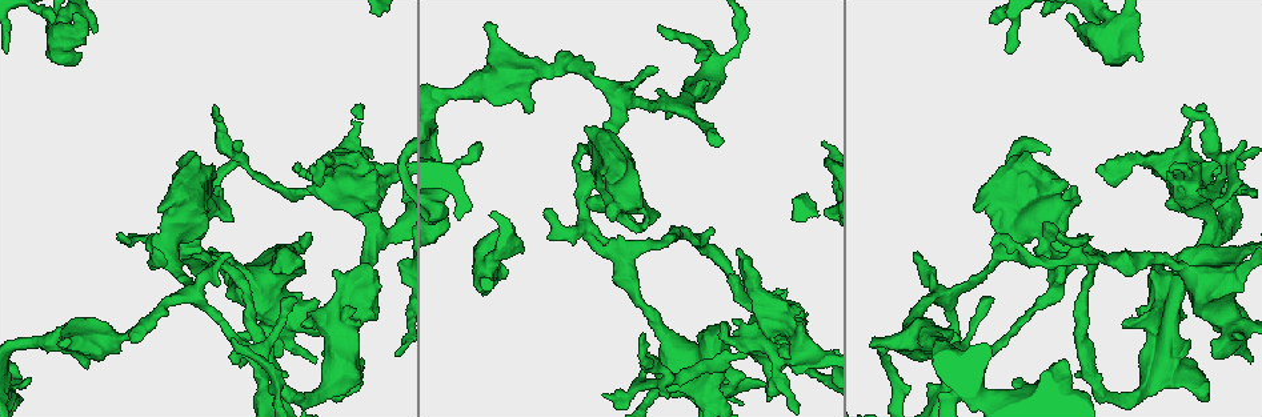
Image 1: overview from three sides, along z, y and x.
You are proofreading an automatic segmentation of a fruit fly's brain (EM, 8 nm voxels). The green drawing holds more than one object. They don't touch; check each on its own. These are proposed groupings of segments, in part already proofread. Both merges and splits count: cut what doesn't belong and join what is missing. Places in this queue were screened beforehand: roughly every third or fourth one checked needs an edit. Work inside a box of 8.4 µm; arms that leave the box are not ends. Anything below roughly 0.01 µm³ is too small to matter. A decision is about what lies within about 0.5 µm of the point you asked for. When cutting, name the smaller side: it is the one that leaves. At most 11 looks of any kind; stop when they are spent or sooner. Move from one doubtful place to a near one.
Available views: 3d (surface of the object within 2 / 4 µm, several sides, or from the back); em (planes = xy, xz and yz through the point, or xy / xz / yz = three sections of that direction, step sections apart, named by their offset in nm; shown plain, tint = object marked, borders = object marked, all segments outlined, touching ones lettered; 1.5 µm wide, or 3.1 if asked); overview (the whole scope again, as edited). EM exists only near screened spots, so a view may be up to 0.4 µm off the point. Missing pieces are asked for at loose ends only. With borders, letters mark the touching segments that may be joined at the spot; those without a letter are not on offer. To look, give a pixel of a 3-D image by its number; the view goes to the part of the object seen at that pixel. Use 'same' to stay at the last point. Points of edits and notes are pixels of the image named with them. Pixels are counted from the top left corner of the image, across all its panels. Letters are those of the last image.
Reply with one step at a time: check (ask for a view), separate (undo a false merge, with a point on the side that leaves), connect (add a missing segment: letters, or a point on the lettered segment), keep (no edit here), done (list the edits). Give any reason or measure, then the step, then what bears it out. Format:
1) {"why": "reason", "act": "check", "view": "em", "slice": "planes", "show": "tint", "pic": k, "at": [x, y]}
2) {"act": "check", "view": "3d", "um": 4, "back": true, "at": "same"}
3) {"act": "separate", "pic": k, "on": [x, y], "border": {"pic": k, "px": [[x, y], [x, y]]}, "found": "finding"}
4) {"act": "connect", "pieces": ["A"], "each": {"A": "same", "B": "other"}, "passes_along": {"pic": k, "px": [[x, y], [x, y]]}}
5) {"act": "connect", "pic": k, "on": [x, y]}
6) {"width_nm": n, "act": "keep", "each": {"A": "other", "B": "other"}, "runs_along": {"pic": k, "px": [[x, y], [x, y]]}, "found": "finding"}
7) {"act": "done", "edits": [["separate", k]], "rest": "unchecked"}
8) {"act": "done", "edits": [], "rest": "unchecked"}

{"why": "abrupt turn", "act": "check", "view": "em", "slice": "xz", "step": 8, "show": "tint", "pic": 1, "at": [374, 232]}

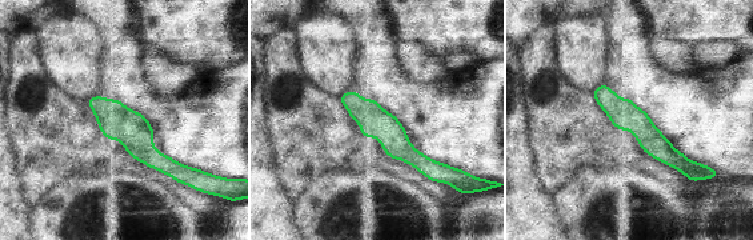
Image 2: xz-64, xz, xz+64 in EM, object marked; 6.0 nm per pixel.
{"why": "another direction", "act": "check", "view": "em", "slice": "planes", "show": "tint", "at": "same"}

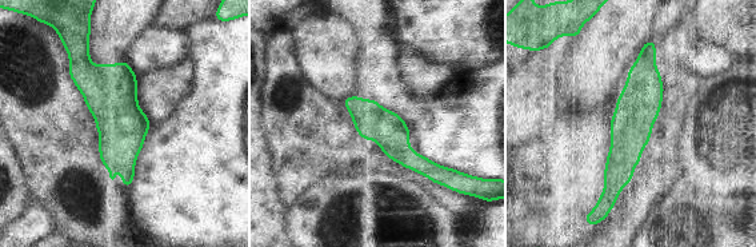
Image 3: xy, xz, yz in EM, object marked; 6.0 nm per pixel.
{"why": "see the neighbours", "act": "check", "view": "em", "slice": "planes", "show": "borders", "at": "same"}

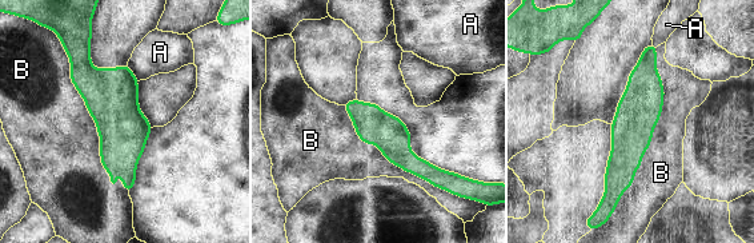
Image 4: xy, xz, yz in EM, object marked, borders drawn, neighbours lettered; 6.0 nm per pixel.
{"width_nm": 220, "act": "keep", "each": {"A": "other", "B": "other"}, "border": {"pic": 4, "px": [[657, 47], [661, 118], [610, 215]]}, "found": "all the same neuron"}

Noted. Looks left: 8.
{"why": "calibre changes", "act": "check", "view": "3d", "um": 2, "pic": 1, "at": [660, 328]}

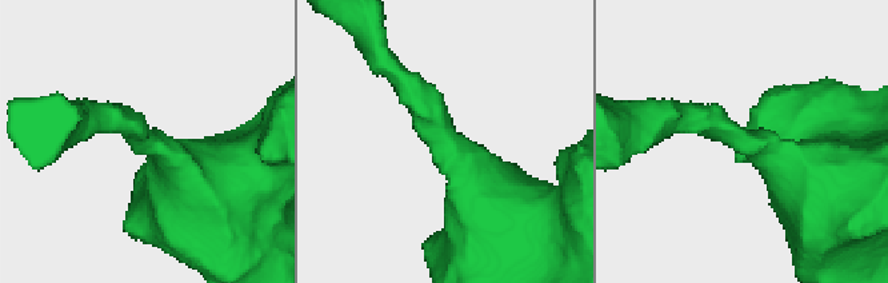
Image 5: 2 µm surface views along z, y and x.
{"arm_widths_nm": [200, 750], "why": "shape alone is not enough", "act": "check", "view": "em", "slice": "xy", "step": 8, "show": "tint", "pic": 5, "at": [449, 141]}

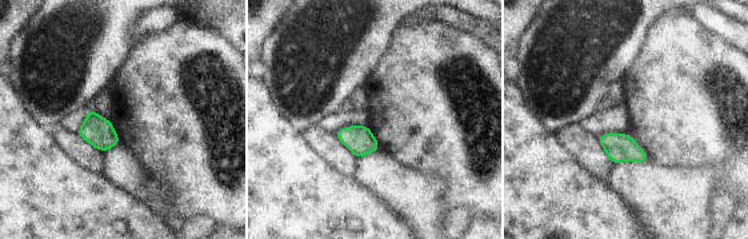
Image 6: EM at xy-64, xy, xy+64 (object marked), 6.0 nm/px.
{"why": "another direction", "act": "check", "view": "em", "slice": "planes", "show": "borders", "at": "same"}

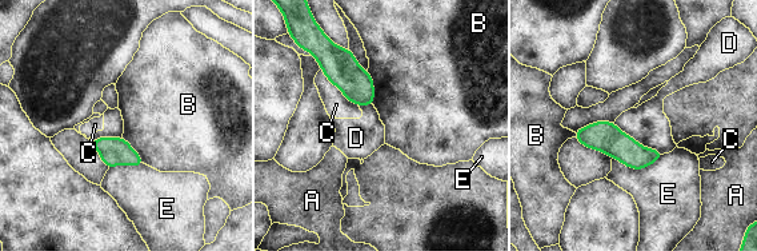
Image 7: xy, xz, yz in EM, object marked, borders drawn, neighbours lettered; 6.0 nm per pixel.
{"act": "keep", "each": {"A": "other", "B": "other", "C": "other", "D": "other", "E": "other"}, "border": {"pic": 7, "px": [[368, 70], [373, 84], [373, 104]]}, "found": "continuous, no second neuron"}

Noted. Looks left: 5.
{"why": "an open end", "act": "check", "view": "em", "slice": "yz", "step": 4, "show": "tint", "pic": 1, "at": [231, 218]}

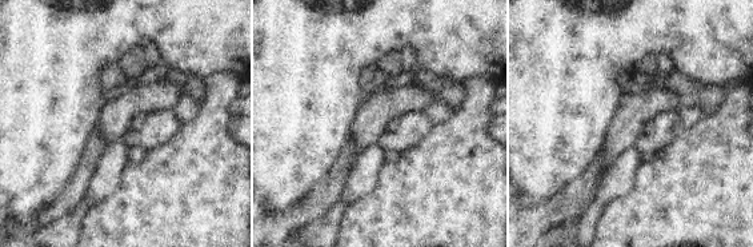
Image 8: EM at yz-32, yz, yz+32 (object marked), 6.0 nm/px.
{"why": "cut it another way", "act": "check", "view": "em", "slice": "planes", "show": "borders", "at": "same"}

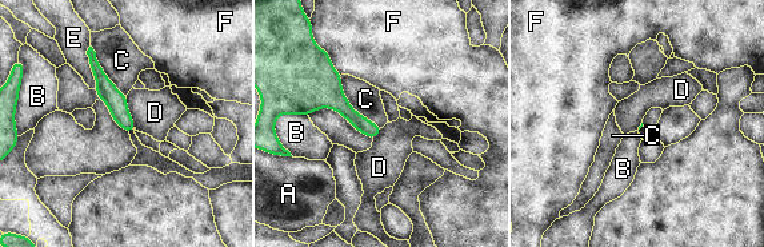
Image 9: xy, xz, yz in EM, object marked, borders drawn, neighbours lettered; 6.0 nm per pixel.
{"act": "keep", "each": {"A": "other", "B": "other", "C": "other", "D": "other", "E": "other", "F": "other"}, "border": {"pic": 9, "px": [[126, 96], [128, 112], [136, 128]]}, "found": "no lettered segment goes on from it"}

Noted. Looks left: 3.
{"act": "check", "view": "em", "slice": "xy", "step": 4, "show": "borders", "pic": 1, "at": [1140, 60]}

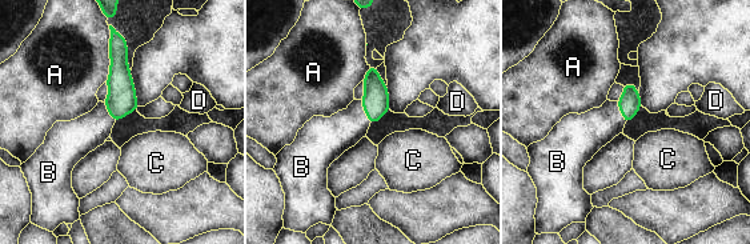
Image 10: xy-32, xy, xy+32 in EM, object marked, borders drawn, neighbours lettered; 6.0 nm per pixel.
{"act": "check", "view": "em", "slice": "planes", "show": "borders", "at": "same"}

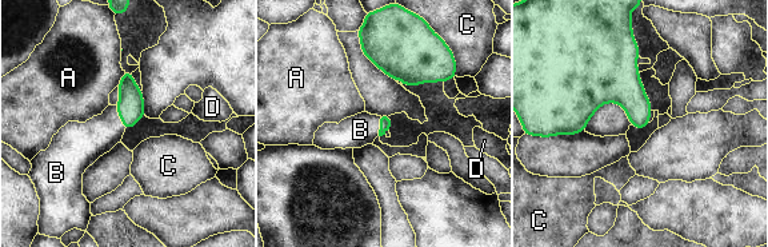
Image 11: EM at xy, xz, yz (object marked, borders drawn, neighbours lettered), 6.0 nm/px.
{"act": "connect", "pieces": ["B"], "each": {"A": "other", "B": "same", "C": "other", "D": "other"}, "passes_along": {"pic": 11, "px": [[130, 107], [119, 116], [87, 142]]}, "found": "it goes on there"}

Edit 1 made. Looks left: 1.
{"act": "done", "edits": [["connect", 11]], "rest": "unchecked"}

